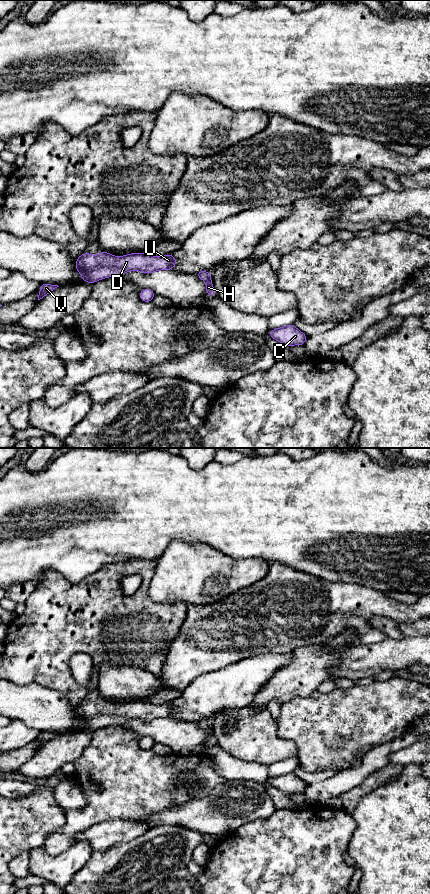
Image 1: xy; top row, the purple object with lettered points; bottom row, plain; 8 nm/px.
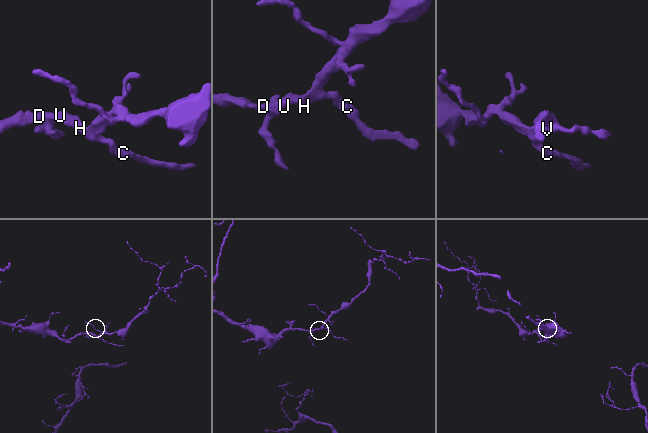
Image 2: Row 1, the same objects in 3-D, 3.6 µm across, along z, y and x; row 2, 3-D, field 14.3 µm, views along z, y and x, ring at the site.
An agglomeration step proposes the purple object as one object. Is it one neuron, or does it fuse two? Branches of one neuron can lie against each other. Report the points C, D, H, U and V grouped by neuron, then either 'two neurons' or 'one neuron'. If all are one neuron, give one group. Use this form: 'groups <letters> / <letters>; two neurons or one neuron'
groups C D H U V; one neuron

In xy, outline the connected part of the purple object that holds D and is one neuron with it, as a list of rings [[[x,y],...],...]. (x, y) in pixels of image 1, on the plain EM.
[[[106,699],[97,705],[83,701],[76,707],[76,718],[82,727],[90,732],[114,723],[125,722],[131,718],[139,718],[148,722],[158,718],[172,718],[177,708],[172,702],[156,705],[147,701],[132,701],[115,705]]]

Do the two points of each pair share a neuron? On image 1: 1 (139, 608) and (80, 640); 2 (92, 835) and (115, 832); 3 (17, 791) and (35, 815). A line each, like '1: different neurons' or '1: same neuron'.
1: same neuron
2: same neuron
3: different neurons

